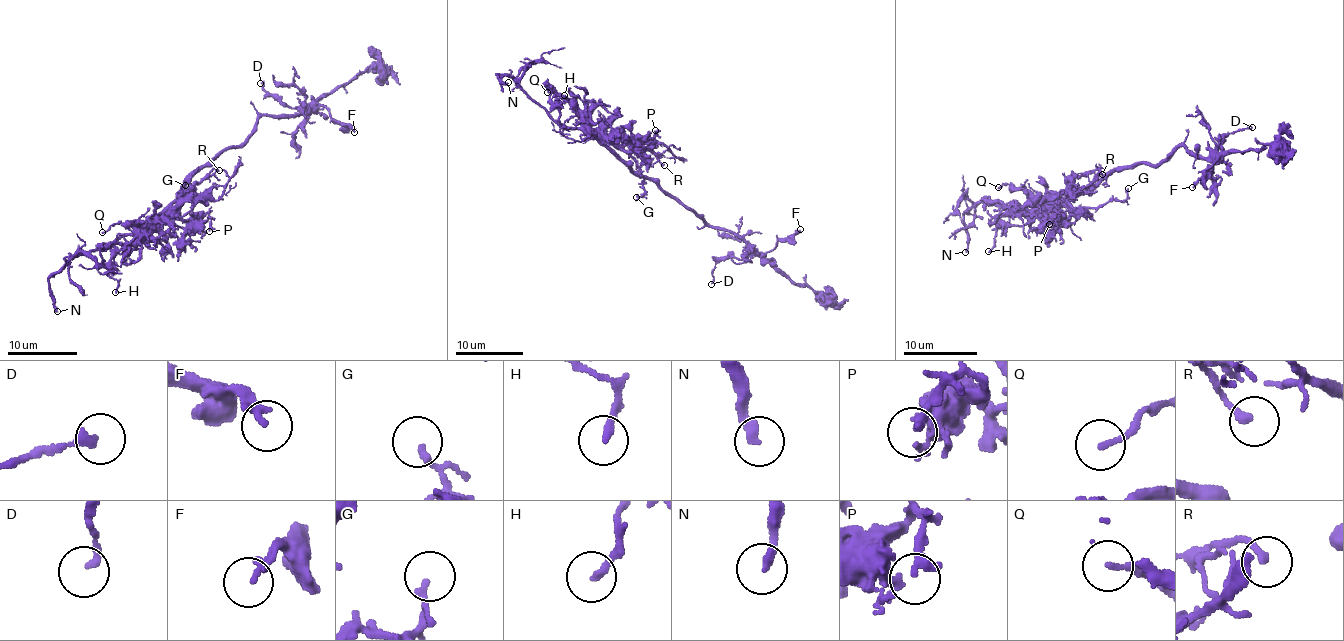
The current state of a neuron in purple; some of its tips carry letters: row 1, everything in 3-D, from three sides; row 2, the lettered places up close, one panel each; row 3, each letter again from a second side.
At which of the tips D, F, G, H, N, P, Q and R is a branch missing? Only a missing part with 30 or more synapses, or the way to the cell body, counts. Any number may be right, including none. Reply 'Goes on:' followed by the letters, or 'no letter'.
Goes on: N

